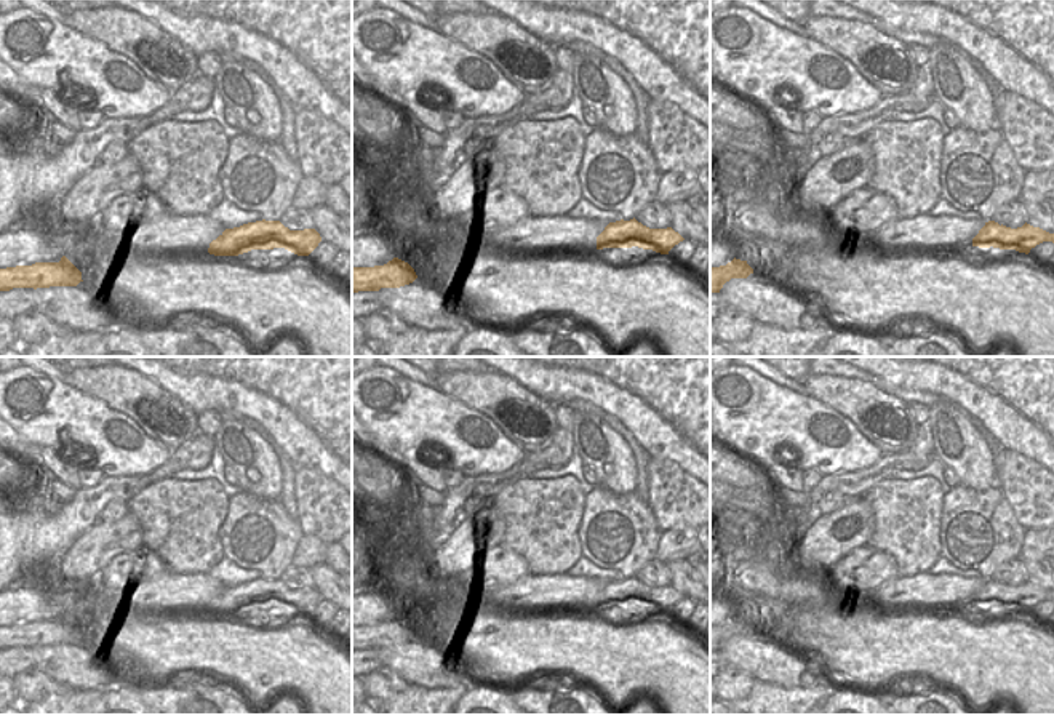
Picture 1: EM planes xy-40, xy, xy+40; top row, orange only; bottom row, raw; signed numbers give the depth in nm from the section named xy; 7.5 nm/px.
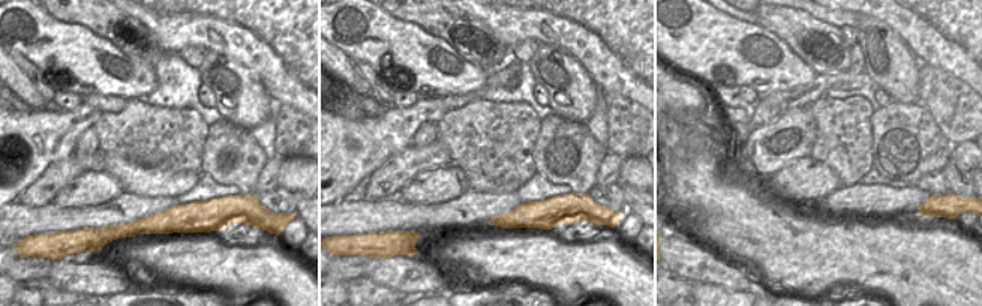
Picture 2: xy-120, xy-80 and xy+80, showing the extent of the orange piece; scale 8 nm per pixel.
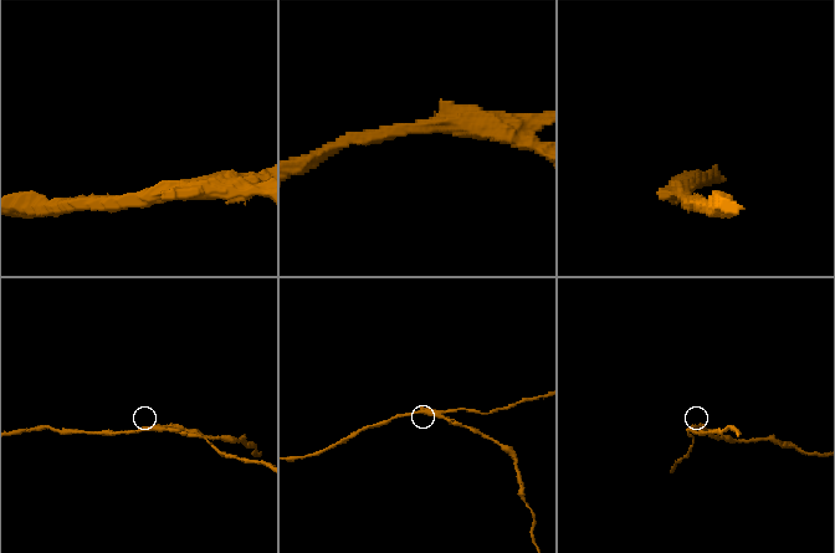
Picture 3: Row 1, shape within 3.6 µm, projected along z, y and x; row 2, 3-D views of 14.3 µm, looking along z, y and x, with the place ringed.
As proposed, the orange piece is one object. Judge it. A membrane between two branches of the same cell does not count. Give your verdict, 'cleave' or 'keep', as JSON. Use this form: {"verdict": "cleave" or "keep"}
{"verdict": "cleave"}

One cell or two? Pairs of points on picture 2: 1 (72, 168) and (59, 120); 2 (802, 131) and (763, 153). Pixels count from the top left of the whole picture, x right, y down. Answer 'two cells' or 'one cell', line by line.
1: two cells
2: one cell

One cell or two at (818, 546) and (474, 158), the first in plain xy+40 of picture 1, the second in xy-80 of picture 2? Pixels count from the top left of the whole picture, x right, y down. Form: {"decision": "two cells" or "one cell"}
{"decision": "two cells"}

